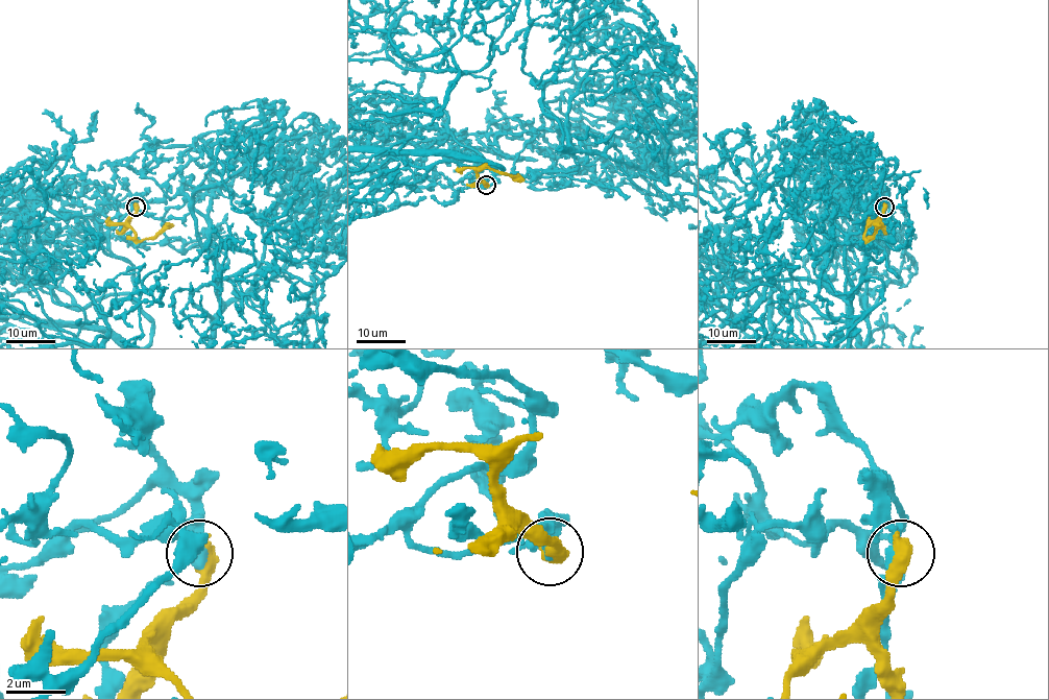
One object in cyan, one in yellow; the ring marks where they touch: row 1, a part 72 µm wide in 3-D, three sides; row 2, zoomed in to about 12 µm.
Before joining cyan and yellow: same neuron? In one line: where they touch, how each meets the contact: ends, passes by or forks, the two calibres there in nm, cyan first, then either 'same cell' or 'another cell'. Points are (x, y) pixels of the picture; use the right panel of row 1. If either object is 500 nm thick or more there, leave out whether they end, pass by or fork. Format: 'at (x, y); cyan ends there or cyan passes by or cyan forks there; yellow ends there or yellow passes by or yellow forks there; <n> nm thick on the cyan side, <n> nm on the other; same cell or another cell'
at (884, 207); 260 nm thick on the cyan side, 650 nm on the other; another cell

